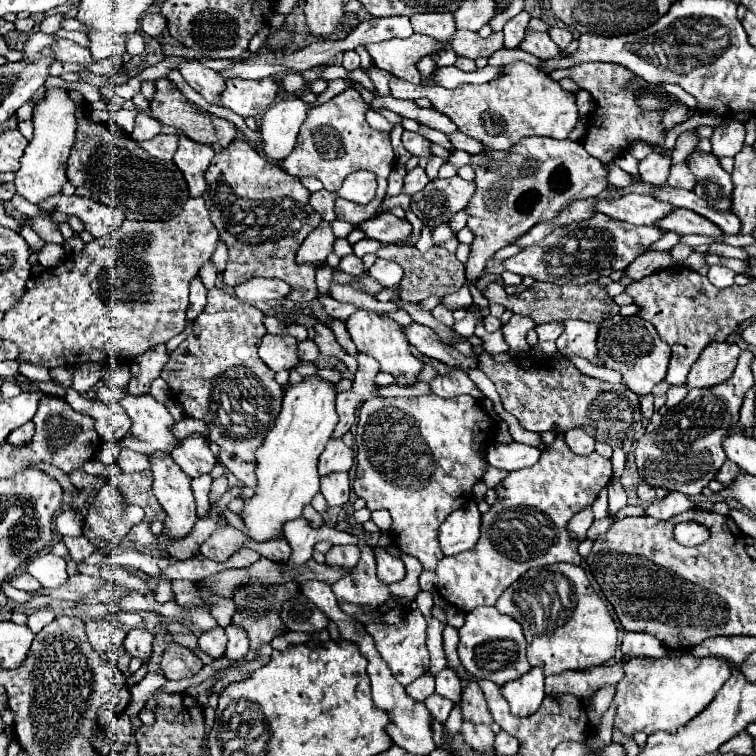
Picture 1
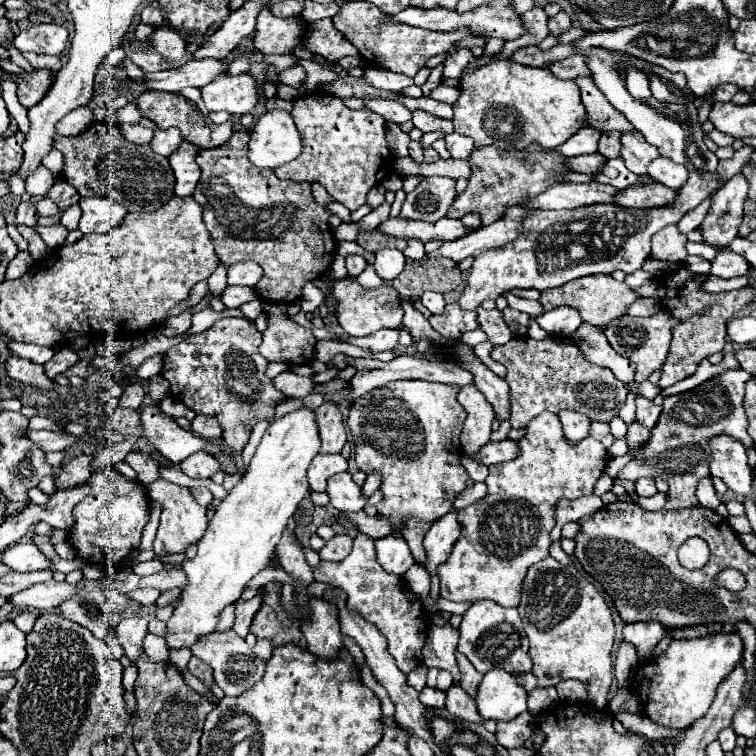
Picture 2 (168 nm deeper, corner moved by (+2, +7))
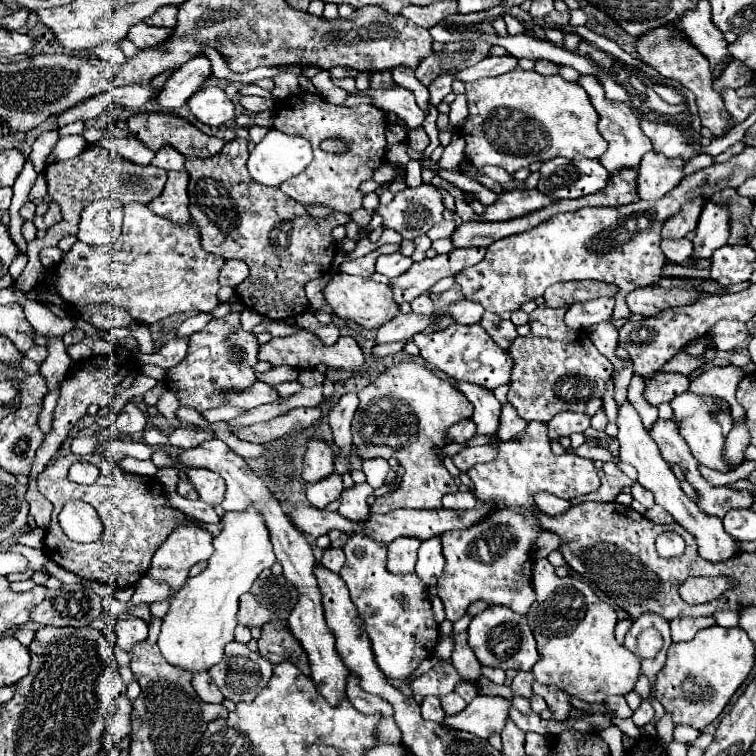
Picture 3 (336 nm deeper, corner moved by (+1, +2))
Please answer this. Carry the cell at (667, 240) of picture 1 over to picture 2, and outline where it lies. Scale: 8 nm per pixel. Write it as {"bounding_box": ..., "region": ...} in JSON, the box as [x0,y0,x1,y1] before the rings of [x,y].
{"bounding_box":[676,195,712,233],"region":[[[710,195],[710,197],[708,197],[708,201],[704,201],[700,207],[696,207],[696,209],[688,211],[688,213],[686,213],[686,217],[682,217],[682,219],[676,223],[678,231],[680,231],[680,233],[690,233],[690,231],[694,231],[694,229],[702,223],[702,219],[706,217],[710,203],[712,203],[712,195]]]}

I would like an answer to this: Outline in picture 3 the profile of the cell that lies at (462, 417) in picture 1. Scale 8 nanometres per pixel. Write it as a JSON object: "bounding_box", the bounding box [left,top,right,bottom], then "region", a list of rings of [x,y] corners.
{"bounding_box":[351,362,471,514],"region":[[[399,362],[385,368],[375,382],[365,386],[359,396],[359,408],[351,422],[353,444],[363,460],[397,458],[405,468],[399,490],[375,498],[373,514],[385,514],[397,508],[441,508],[441,498],[457,492],[455,478],[441,462],[445,430],[465,418],[471,418],[471,402],[447,380],[441,380],[419,362]]]}

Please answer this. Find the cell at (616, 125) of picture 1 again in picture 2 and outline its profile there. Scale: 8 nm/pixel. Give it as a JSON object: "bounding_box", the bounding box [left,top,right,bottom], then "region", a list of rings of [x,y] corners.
{"bounding_box":[548,55,592,79],"region":[[[582,55],[576,57],[566,57],[562,61],[556,61],[554,65],[548,67],[556,77],[560,79],[576,79],[576,77],[592,77],[586,59]]]}

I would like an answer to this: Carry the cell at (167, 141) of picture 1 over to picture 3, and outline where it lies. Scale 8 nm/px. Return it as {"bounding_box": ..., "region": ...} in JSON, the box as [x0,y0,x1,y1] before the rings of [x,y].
{"bounding_box":[151,146,185,172],"region":[[[165,146],[165,148],[161,148],[161,150],[157,150],[155,152],[155,158],[151,160],[151,164],[153,166],[157,166],[157,168],[161,168],[161,170],[175,170],[175,172],[181,172],[181,170],[185,170],[185,158],[183,158],[183,154],[179,154],[179,152],[175,152],[175,150],[171,150],[171,146]]]}

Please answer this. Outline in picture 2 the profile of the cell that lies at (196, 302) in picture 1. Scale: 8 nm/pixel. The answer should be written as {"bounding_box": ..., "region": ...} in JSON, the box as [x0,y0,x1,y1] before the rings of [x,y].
{"bounding_box":[162,307,192,337],"region":[[[188,307],[188,309],[184,309],[180,315],[166,319],[166,321],[164,321],[164,325],[162,325],[162,333],[164,333],[166,337],[182,335],[182,333],[186,333],[186,331],[188,331],[188,327],[190,327],[190,325],[192,325],[192,309]]]}

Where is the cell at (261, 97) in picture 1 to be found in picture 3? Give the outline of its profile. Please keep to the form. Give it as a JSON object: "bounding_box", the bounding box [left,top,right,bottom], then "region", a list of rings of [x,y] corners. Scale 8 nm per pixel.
{"bounding_box":[187,86,235,126],"region":[[[203,86],[187,100],[189,112],[207,126],[221,126],[235,118],[235,104],[219,86]]]}

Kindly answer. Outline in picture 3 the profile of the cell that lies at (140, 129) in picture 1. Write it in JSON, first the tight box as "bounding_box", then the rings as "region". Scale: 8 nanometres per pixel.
{"bounding_box":[93,136,153,166],"region":[[[127,136],[127,138],[103,138],[103,140],[97,140],[93,144],[99,144],[99,146],[107,148],[111,154],[121,156],[133,164],[139,164],[139,166],[147,166],[153,160],[153,152],[147,150],[139,140],[135,140],[131,136]]]}

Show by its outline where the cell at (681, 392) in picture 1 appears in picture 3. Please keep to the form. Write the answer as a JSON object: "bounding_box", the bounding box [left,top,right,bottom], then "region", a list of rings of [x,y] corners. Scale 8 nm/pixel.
{"bounding_box":[691,366,743,404],"region":[[[711,366],[707,372],[691,380],[691,392],[715,394],[729,404],[735,402],[735,390],[743,370],[737,366]]]}

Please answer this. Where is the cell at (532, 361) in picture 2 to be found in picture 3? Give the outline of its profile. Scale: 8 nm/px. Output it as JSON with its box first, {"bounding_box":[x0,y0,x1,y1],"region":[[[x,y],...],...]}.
{"bounding_box":[507,306,613,422],"region":[[[537,306],[529,314],[531,334],[525,338],[517,338],[509,350],[515,366],[511,370],[507,400],[527,422],[549,422],[557,412],[563,410],[585,412],[593,416],[603,406],[601,396],[605,390],[605,382],[613,372],[613,364],[595,348],[585,330],[573,330],[565,324],[563,316],[567,310],[569,306]]]}

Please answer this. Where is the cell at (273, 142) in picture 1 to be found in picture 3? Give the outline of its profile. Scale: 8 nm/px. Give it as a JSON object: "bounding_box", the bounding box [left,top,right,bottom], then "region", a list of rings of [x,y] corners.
{"bounding_box":[247,128,311,186],"region":[[[271,128],[249,154],[247,168],[257,184],[281,186],[285,180],[301,174],[311,158],[311,144],[307,140]]]}

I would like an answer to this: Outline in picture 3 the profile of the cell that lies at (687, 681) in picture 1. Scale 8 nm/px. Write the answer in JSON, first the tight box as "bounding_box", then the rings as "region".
{"bounding_box":[655,626,755,730],"region":[[[711,626],[699,630],[693,640],[671,644],[667,664],[655,680],[655,698],[673,714],[673,724],[689,724],[697,730],[709,726],[727,706],[737,688],[755,666],[755,644],[743,628]]]}

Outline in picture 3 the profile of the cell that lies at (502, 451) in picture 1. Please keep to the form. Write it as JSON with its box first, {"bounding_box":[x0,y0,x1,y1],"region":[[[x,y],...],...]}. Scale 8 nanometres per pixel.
{"bounding_box":[451,446,497,476],"region":[[[475,446],[475,448],[463,448],[461,452],[453,454],[451,458],[453,458],[453,464],[461,470],[461,476],[463,476],[475,464],[495,460],[495,454],[497,454],[497,448],[491,448],[491,446]]]}

